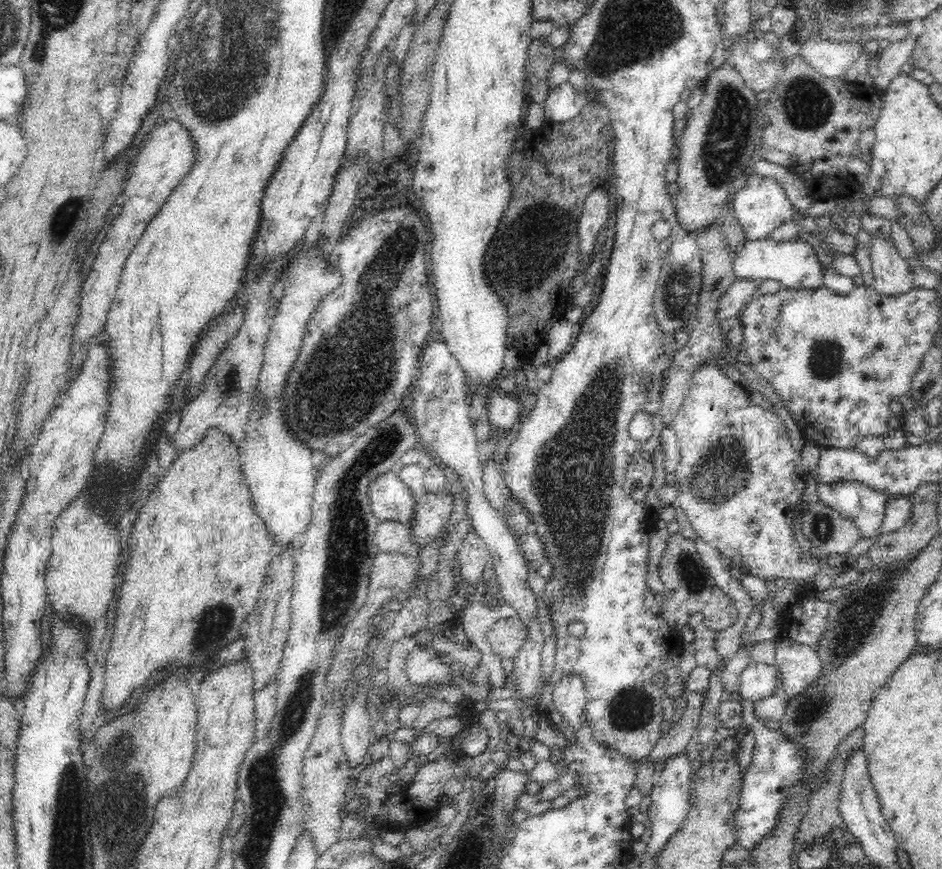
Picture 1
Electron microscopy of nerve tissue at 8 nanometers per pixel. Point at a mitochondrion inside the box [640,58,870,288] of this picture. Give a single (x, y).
(730, 131)

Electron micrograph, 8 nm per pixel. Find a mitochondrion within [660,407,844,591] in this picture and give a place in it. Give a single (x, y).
(720, 472)

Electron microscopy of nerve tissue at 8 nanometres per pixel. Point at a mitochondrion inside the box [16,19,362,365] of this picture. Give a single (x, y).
(64, 220)

